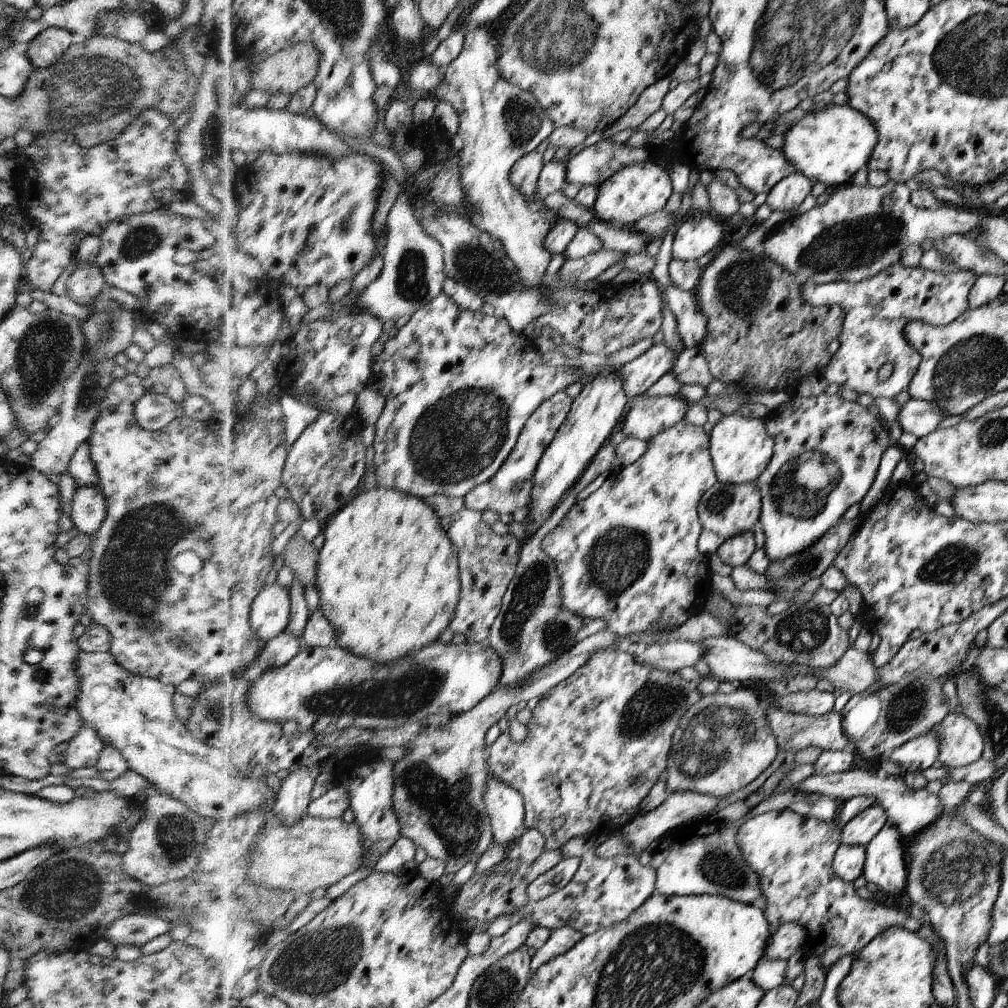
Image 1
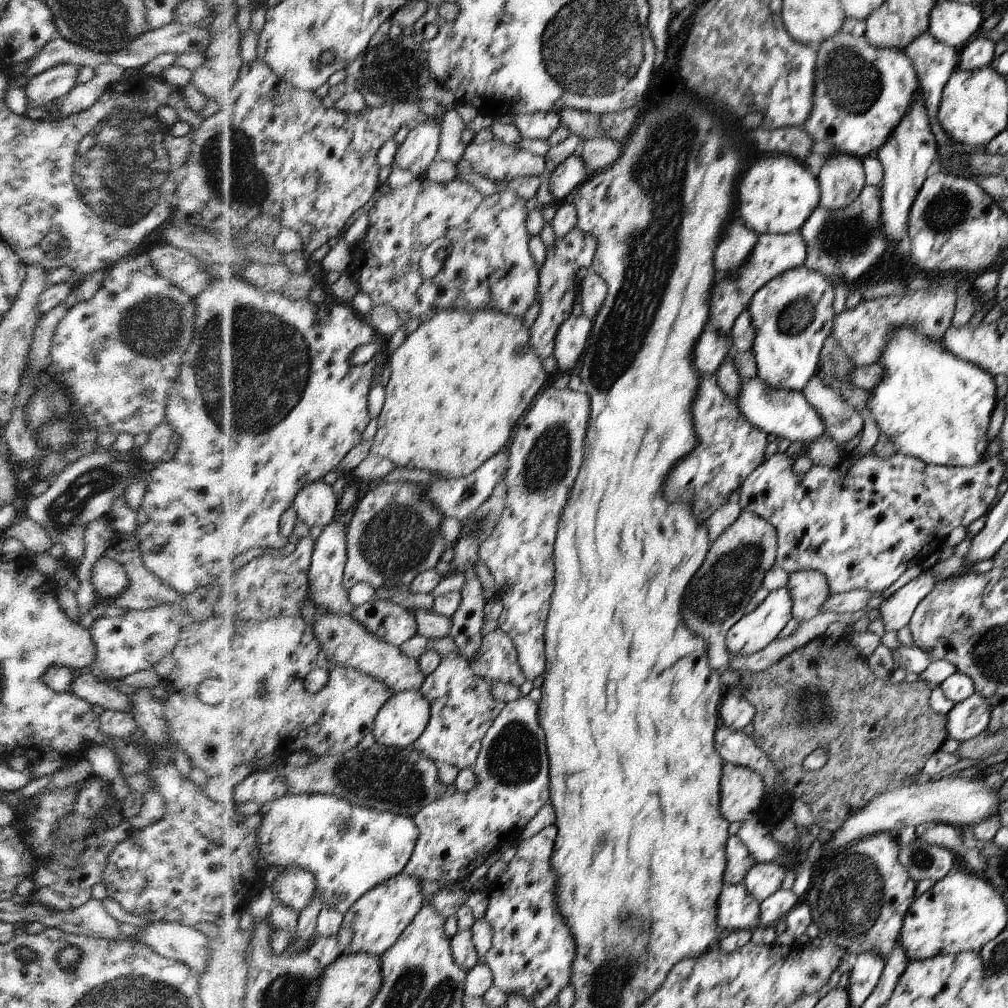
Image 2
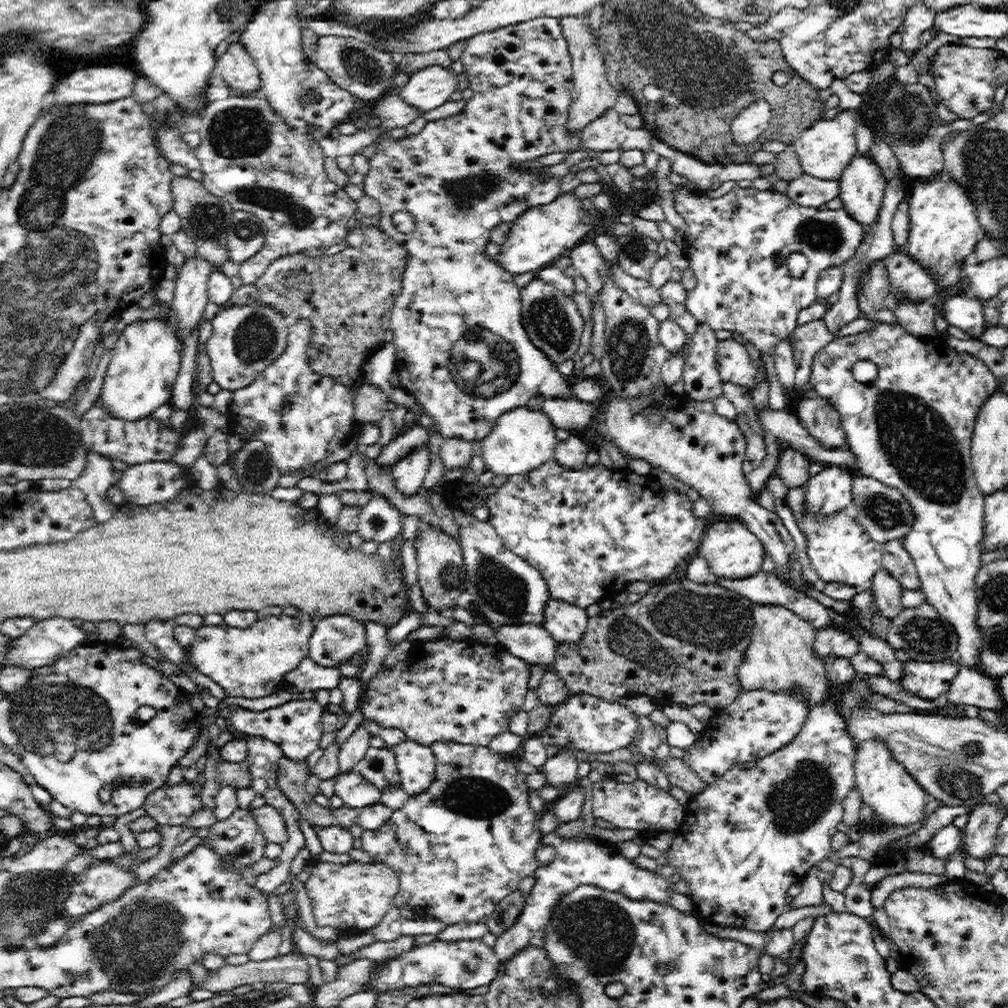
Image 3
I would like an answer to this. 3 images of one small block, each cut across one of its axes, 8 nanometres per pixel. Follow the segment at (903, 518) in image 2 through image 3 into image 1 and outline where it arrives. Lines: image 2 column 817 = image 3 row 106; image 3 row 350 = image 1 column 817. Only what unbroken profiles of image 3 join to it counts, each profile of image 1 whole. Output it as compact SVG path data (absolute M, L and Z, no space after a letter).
M824 392L813 397L792 395L777 409L771 410L764 419L769 435L776 441L776 448L768 467L756 480L763 498L759 522L765 534L763 549L771 562L776 563L808 551L829 529L837 526L842 514L852 504L866 496L876 478L880 458L884 450L891 446L891 440L888 440L888 432L876 414L872 416L857 401L841 399L840 393L828 395Z

